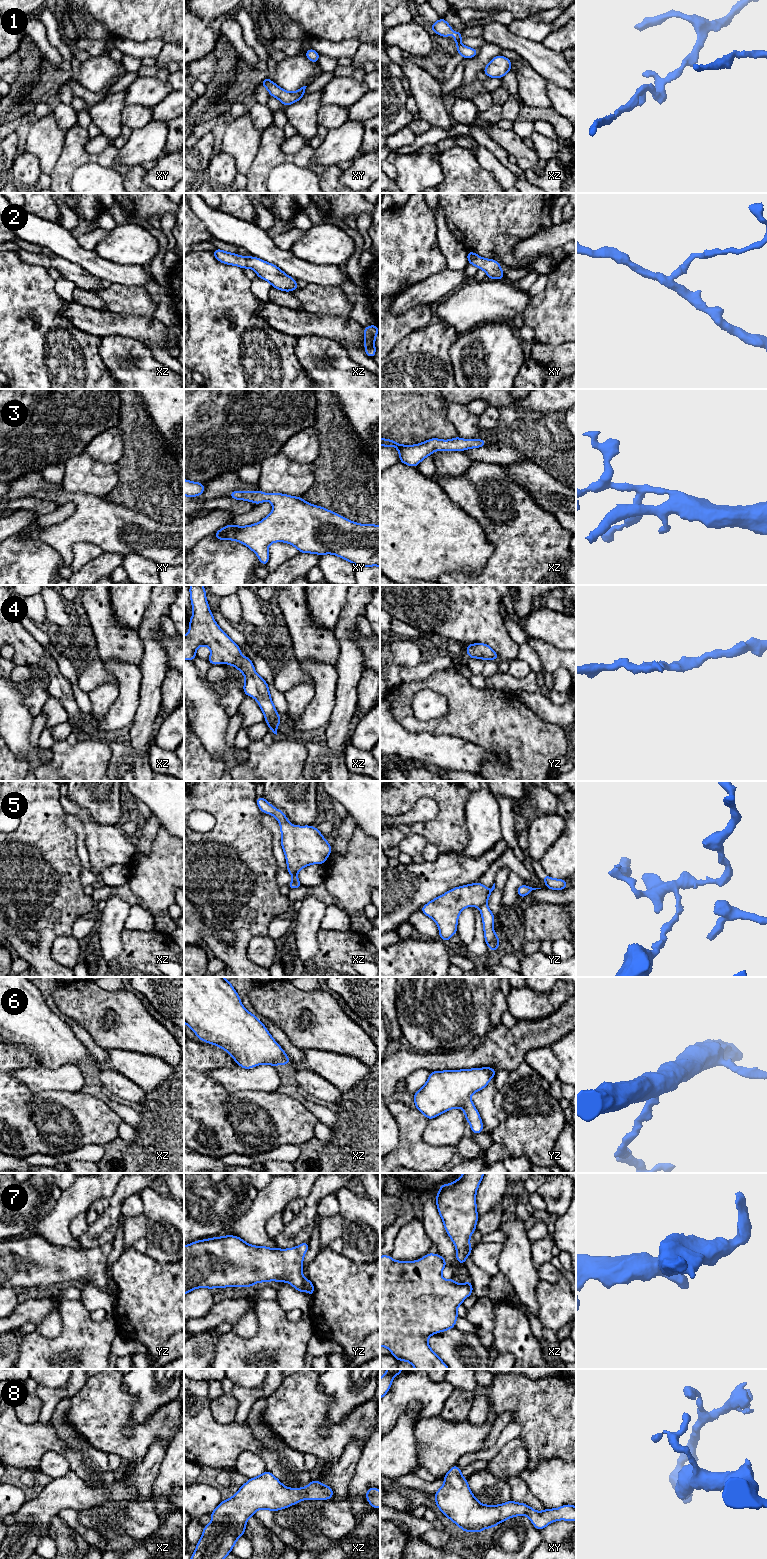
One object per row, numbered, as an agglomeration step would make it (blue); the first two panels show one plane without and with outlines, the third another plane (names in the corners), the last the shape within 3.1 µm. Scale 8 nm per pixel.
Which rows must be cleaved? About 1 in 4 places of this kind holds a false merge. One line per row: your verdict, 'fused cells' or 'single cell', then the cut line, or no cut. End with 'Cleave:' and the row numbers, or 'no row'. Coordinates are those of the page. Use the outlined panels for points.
1: single cell; cut none
2: single cell; cut none
3: single cell; cut none
4: single cell; cut none
5: fused cells; cut yz (485, 902), (479, 907)
6: single cell; cut none
7: single cell; cut none
8: single cell; cut none
Cleave: 5

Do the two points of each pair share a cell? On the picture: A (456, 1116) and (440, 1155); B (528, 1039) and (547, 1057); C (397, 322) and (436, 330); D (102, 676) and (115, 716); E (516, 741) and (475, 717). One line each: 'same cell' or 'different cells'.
A: different cells
B: different cells
C: different cells
D: different cells
E: same cell

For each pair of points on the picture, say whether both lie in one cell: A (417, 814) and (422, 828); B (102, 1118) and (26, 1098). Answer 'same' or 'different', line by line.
A: different
B: same

